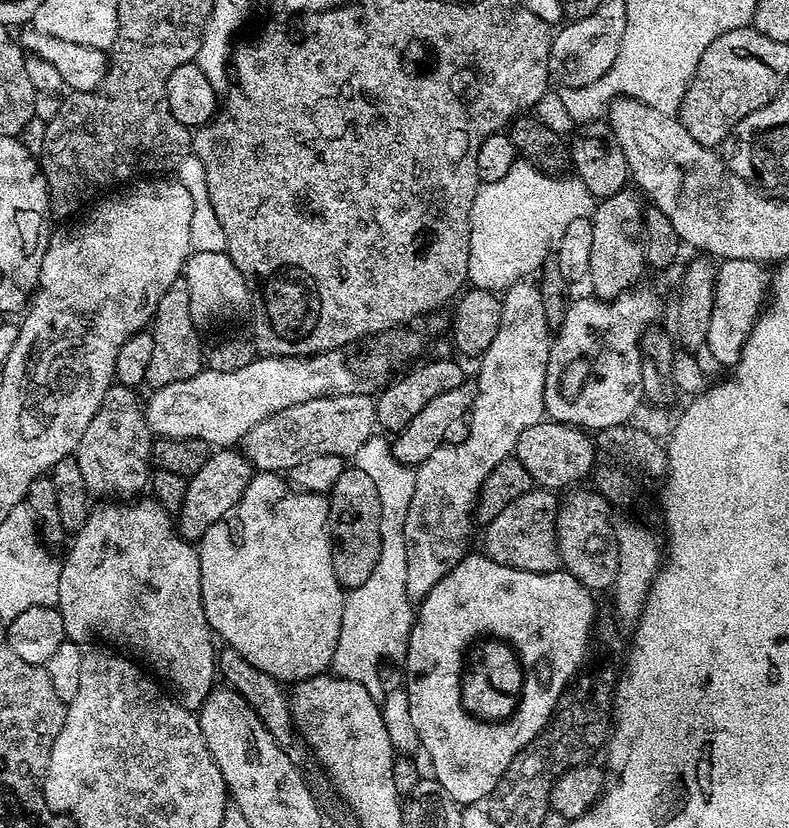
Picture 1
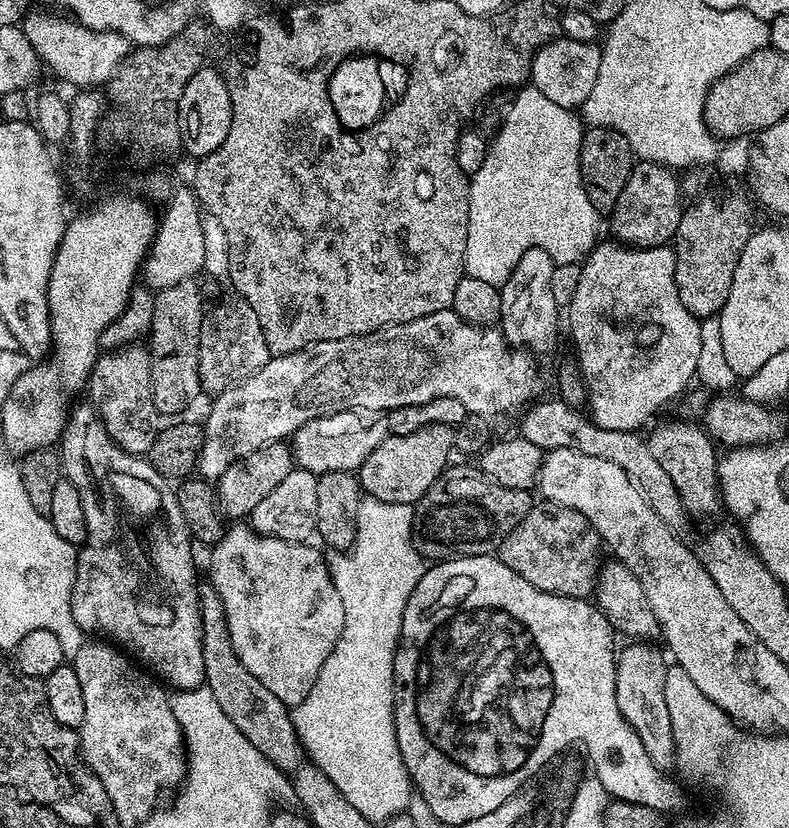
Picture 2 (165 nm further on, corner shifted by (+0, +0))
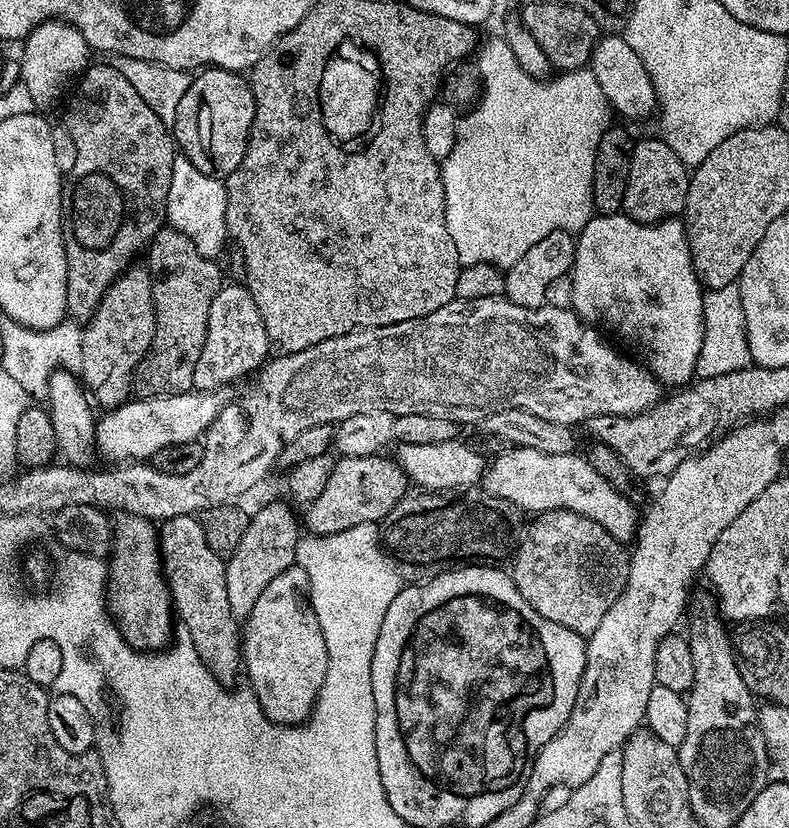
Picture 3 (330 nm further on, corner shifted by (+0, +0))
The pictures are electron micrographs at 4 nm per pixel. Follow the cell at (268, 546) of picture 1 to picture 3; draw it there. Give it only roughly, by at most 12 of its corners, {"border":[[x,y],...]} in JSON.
{"border":[[306,570],[278,574],[242,624],[268,720],[299,726],[328,651]]}

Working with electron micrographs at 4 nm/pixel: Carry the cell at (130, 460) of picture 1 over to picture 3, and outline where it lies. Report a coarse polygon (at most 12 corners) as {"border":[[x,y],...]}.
{"border":[[152,273],[113,280],[80,333],[78,376],[128,403],[154,338]]}

